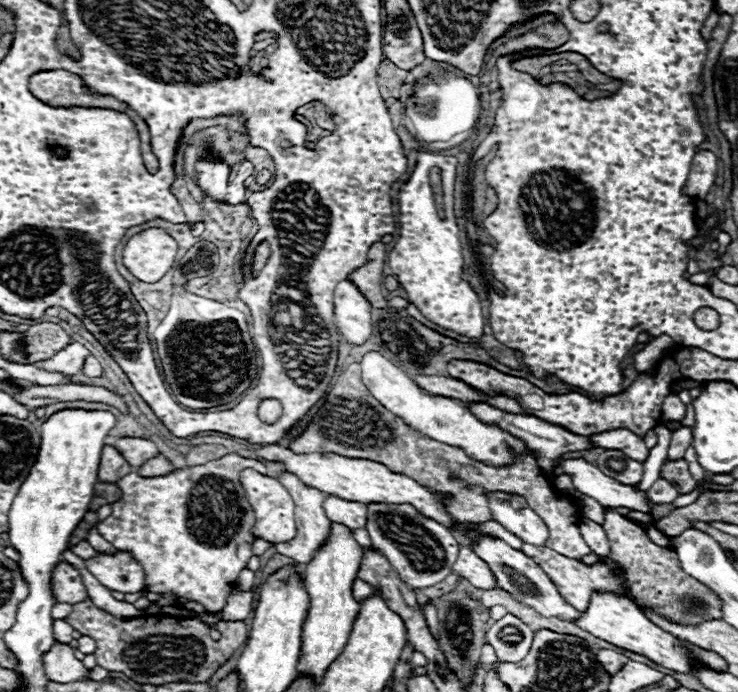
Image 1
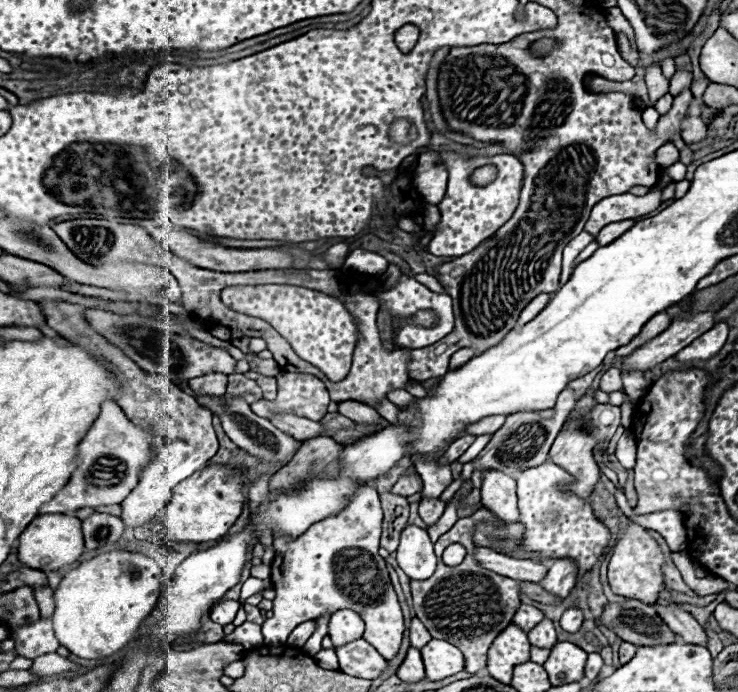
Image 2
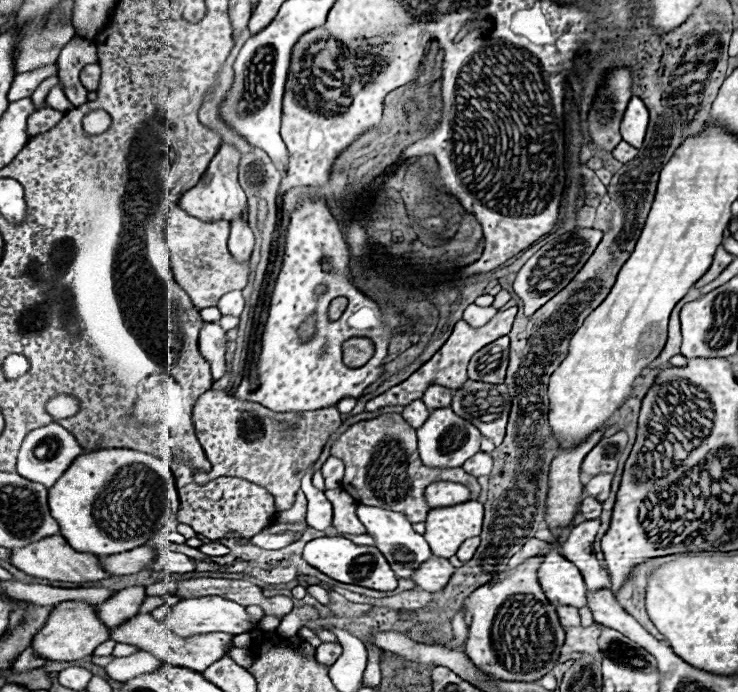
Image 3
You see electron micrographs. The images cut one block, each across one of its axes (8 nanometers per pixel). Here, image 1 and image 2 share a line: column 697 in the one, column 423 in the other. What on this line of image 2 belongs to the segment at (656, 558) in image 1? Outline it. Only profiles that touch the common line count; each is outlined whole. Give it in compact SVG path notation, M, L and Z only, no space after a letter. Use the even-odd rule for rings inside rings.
M486 508L476 510L474 514L460 518L446 534L438 538L434 544L436 556L438 556L438 566L432 578L426 578L424 582L410 580L410 590L412 590L412 600L414 600L414 612L416 618L424 622L432 638L448 640L454 646L458 646L466 658L464 670L470 674L478 674L486 668L486 652L492 644L492 640L512 622L512 616L516 614L520 606L520 582L512 578L504 578L492 570L484 570L484 566L476 564L474 552L476 544L472 542L474 530L478 522L488 522L496 520L494 514ZM446 544L462 544L468 546L468 554L462 564L458 566L446 566L442 562L442 552Z

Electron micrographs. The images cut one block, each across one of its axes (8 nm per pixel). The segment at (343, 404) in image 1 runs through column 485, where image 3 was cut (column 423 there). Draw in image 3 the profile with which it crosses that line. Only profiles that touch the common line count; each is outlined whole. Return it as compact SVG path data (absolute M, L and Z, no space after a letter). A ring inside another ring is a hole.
M382 414L372 420L352 424L340 438L332 444L330 454L344 460L346 474L340 486L356 498L360 504L378 506L384 510L404 512L406 518L416 522L426 522L426 498L424 488L438 480L460 482L472 490L472 500L480 494L480 484L462 468L430 468L418 458L416 430L404 422L400 414Z

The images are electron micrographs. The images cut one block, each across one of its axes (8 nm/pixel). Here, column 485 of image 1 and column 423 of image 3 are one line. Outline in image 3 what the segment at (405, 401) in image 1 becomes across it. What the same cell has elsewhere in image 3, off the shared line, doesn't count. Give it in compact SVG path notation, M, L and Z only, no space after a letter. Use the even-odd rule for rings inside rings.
M450 408L432 410L428 420L416 432L418 432L420 458L426 466L432 466L432 468L462 466L468 458L472 458L480 450L480 438L482 438L480 430L476 430L476 426L472 426L470 422L464 422Z

